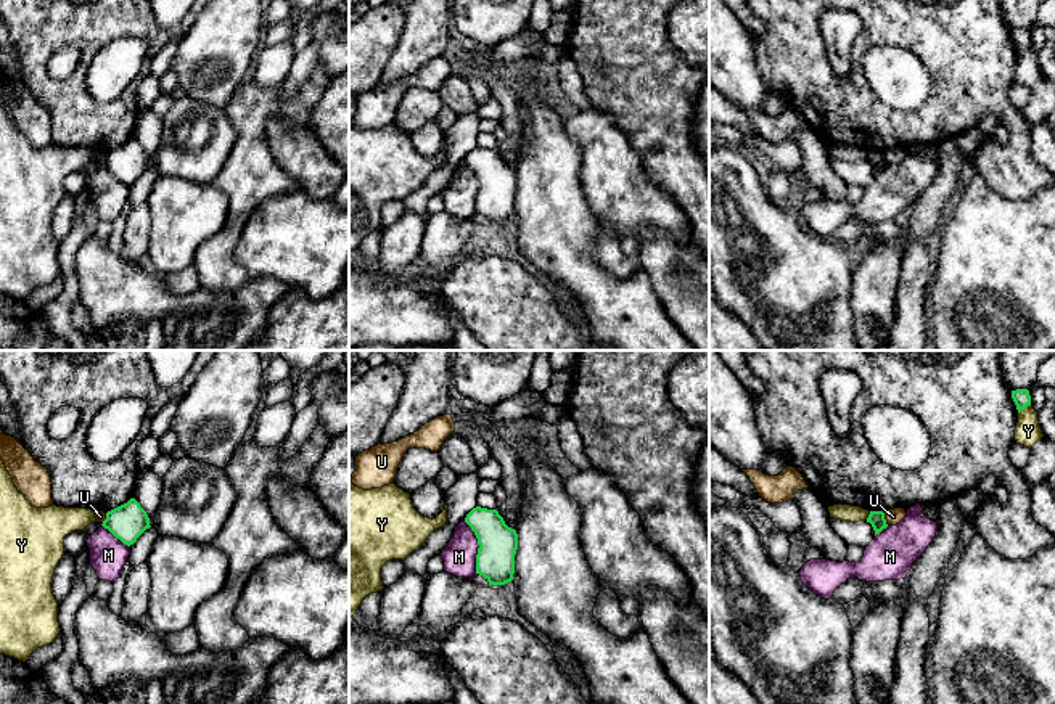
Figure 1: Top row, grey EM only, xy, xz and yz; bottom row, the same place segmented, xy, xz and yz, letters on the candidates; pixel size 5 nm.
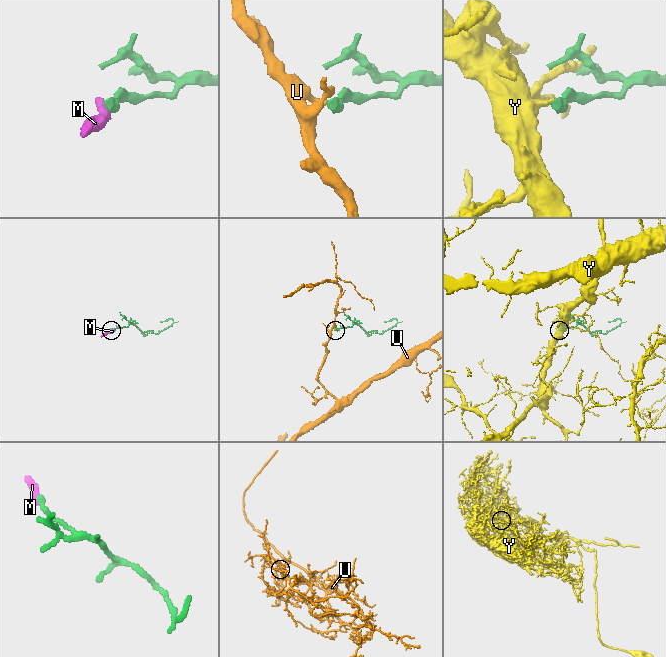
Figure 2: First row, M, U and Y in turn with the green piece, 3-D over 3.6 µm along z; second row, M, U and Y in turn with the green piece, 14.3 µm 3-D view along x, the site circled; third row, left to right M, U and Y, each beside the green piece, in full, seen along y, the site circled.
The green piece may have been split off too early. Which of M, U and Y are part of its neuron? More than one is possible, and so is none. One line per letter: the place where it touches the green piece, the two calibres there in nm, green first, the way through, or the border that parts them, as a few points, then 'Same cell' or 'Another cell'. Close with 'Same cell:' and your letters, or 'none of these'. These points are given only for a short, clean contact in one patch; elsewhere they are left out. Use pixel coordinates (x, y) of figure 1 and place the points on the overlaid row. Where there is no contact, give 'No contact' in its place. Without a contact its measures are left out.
M: Touches green at xz (480, 547). Thickness 190 nm (green) against 160 nm. Boundary: xz (463, 521), (476, 539), (476, 573). Another cell
U: Touches green at yz (885, 519). Thickness 80 nm (green) against 80 nm. Boundary: yz (883, 513), (888, 524). Another cell
Y: Touches green at yz (1023, 409). Thickness 90 nm (green) against 130 nm. Another cell
Same cell: none of these

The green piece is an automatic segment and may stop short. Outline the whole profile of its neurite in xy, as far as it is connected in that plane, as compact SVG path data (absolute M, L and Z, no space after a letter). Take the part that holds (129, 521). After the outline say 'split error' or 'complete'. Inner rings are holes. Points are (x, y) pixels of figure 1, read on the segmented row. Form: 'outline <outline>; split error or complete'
outline M135 498L106 513L101 524L124 545L130 546L150 529L150 518Z; complete

